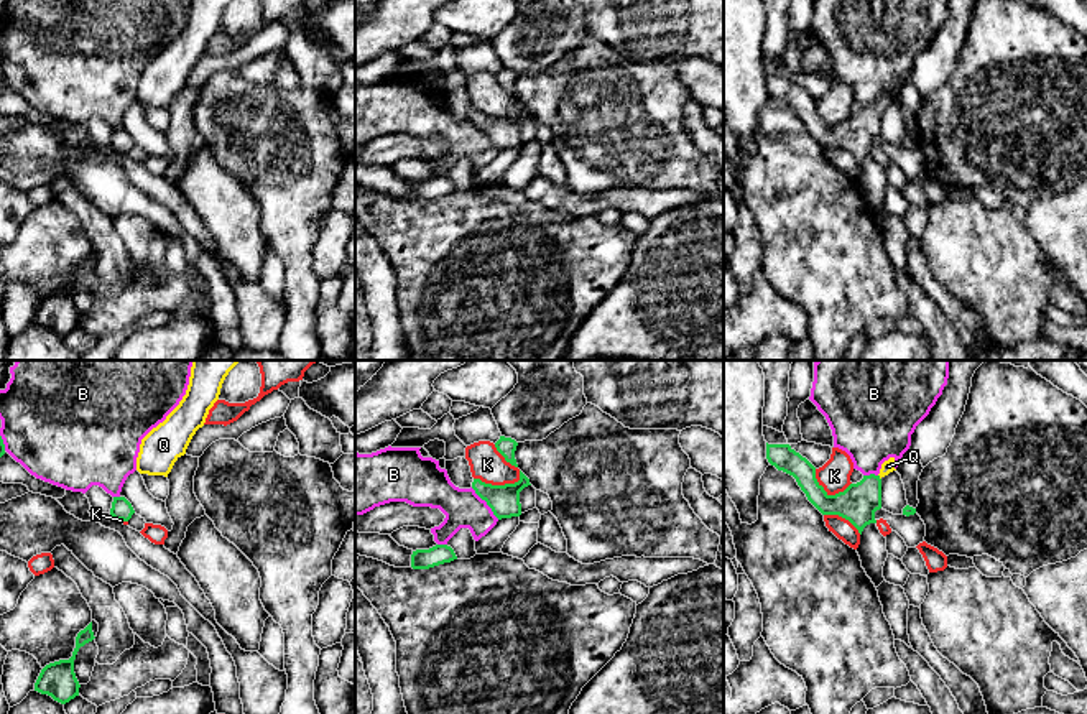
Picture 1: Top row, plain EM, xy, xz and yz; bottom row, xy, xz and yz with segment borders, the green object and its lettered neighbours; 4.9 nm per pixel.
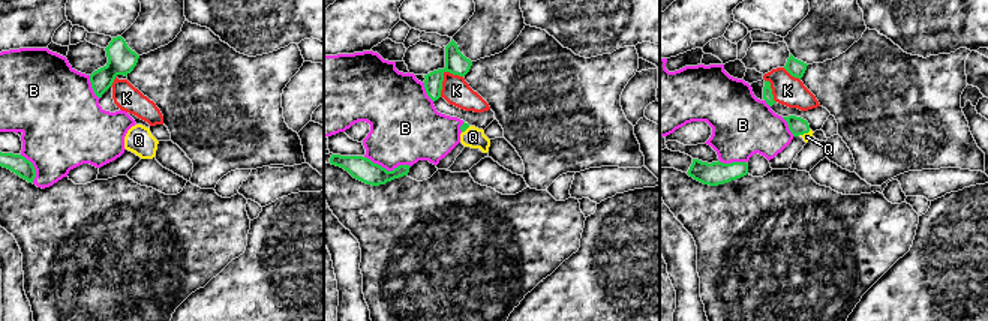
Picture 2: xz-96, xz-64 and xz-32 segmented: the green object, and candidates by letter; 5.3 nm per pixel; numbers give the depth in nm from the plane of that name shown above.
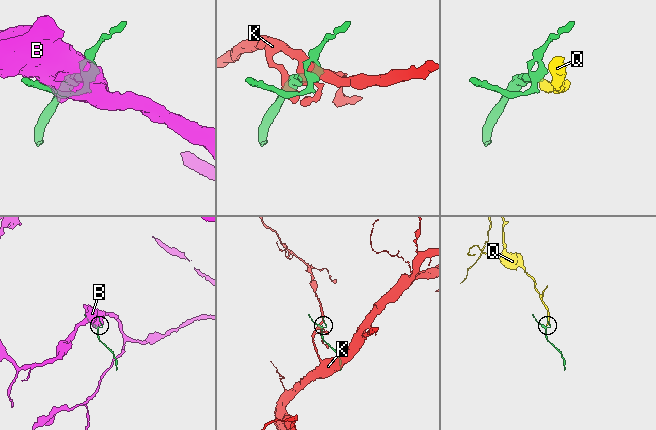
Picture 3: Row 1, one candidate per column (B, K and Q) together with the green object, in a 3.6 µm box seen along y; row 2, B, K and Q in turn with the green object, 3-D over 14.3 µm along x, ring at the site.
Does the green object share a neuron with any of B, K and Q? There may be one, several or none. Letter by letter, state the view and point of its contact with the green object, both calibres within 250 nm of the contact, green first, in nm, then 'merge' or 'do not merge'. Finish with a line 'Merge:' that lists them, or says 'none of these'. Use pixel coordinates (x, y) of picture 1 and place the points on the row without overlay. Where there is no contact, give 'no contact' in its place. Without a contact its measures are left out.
B: xz (487, 135) | 150/190 nm | do not merge
K: xz (500, 117) | 150/160 nm | do not merge
Q: yz (878, 109) | 190/60 nm | merge
Merge: Q

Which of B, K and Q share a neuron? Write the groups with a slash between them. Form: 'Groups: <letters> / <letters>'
Groups: B / K / Q

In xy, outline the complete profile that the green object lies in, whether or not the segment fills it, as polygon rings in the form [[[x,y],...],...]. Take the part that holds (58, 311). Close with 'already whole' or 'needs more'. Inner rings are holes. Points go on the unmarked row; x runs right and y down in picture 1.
[[[92,253],[77,265],[76,268],[76,280],[72,283],[72,288],[69,291],[59,291],[54,294],[46,296],[36,314],[35,322],[41,326],[51,327],[54,332],[66,336],[76,327],[79,327],[79,313],[74,304],[74,291],[81,278],[92,273],[94,263],[92,263]]]; already whole

